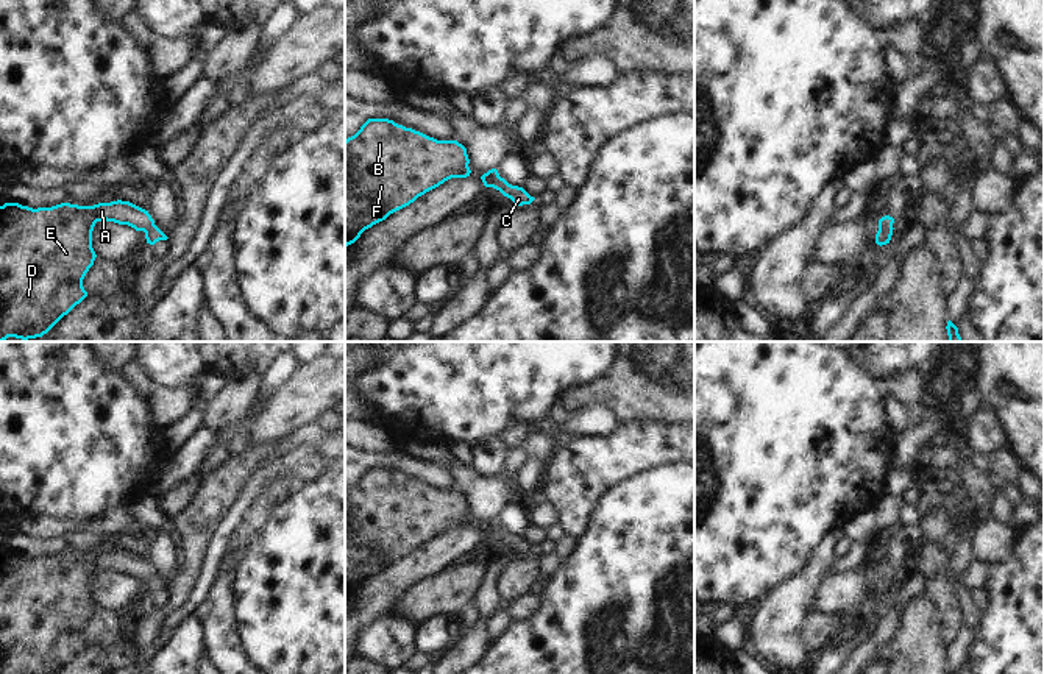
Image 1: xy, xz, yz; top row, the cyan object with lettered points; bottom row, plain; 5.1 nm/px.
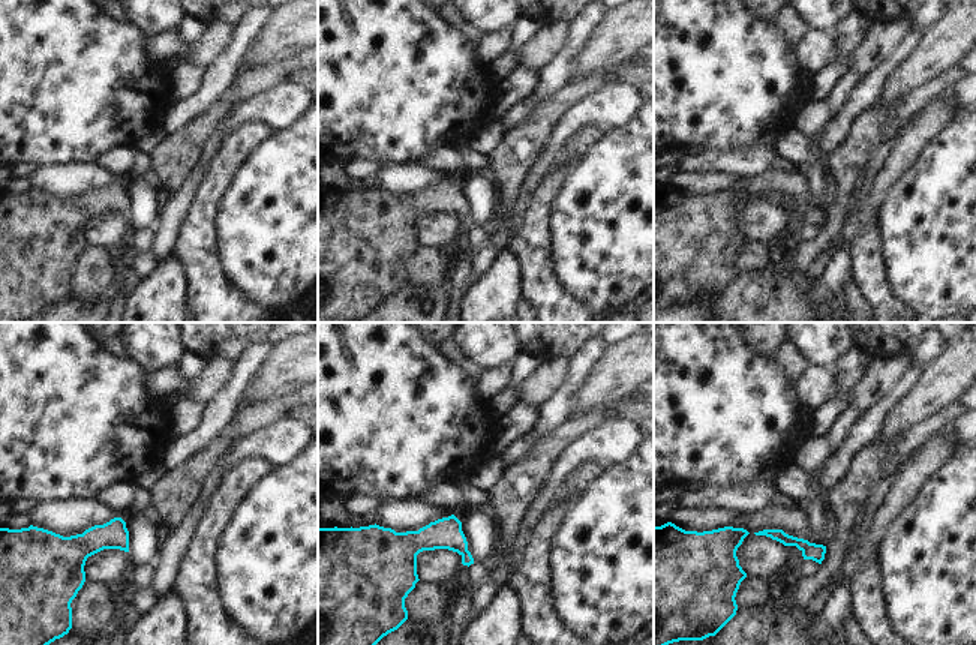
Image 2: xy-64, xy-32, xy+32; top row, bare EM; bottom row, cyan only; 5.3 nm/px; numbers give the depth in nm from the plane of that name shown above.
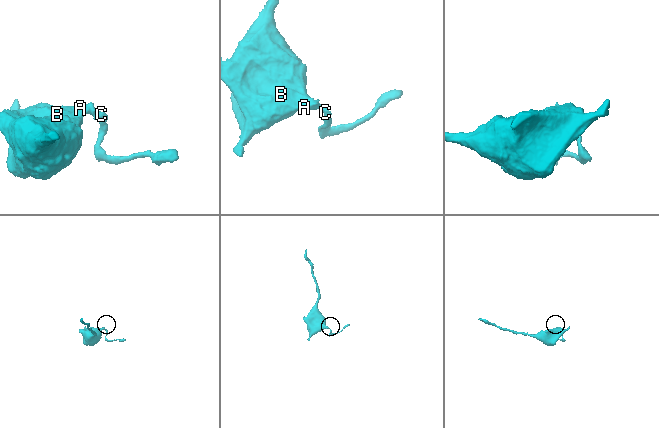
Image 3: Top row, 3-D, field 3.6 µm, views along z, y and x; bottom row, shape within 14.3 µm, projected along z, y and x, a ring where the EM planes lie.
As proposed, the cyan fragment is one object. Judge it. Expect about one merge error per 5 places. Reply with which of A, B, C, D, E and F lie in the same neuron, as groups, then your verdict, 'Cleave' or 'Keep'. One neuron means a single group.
Groups: A B C D E F. Keep.

